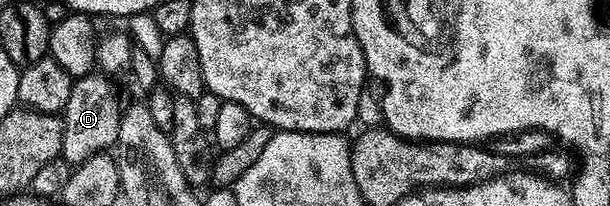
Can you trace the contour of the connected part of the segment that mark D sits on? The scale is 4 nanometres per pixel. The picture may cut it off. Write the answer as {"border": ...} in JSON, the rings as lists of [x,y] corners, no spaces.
{"border":[[[100,72],[73,81],[70,100],[66,100],[66,108],[62,112],[64,139],[60,149],[60,158],[68,161],[69,167],[81,166],[90,160],[90,156],[111,151],[116,146],[122,102],[116,99],[116,92],[110,82],[111,79]]]}

